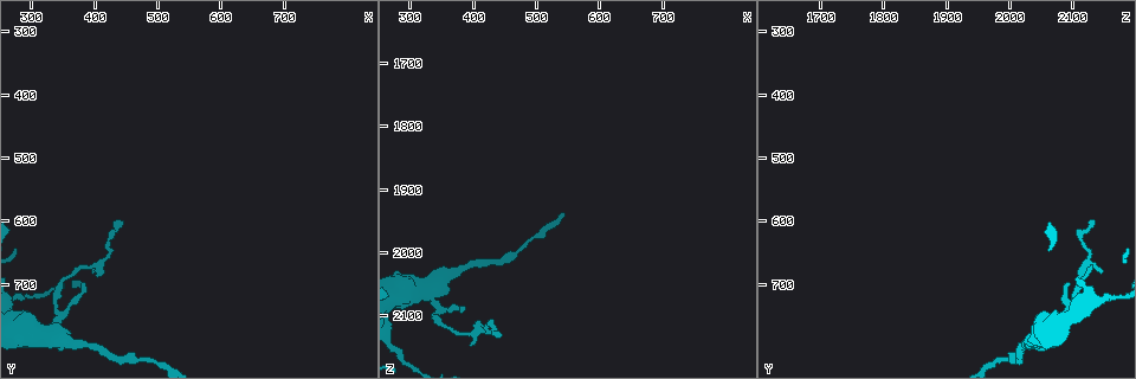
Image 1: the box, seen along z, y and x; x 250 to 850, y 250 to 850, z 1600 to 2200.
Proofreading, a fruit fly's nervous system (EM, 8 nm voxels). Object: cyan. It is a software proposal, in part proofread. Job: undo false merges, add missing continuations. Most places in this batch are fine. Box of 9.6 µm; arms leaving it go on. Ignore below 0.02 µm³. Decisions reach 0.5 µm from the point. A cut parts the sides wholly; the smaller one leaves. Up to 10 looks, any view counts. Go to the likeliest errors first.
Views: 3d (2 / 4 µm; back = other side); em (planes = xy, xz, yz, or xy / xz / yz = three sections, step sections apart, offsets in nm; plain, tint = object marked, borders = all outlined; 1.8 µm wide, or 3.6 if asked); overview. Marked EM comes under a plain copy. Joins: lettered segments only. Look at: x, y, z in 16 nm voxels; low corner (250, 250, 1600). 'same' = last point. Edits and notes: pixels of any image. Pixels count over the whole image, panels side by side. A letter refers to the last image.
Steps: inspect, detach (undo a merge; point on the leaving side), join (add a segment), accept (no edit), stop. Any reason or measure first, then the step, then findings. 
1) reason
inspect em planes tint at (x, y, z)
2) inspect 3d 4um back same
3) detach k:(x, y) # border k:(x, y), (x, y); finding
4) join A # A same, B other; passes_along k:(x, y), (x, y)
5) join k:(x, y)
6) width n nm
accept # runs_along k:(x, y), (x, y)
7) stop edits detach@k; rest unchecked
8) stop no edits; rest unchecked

inspect 3d 2um at (380, 700, 2090)

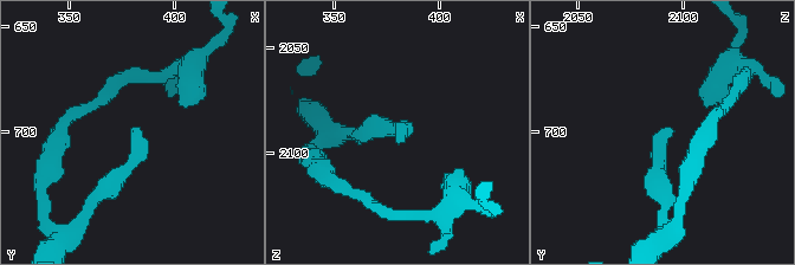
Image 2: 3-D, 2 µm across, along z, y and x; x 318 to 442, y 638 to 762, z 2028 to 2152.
need the tissue
inspect em planes borders at (381, 698, 2093)

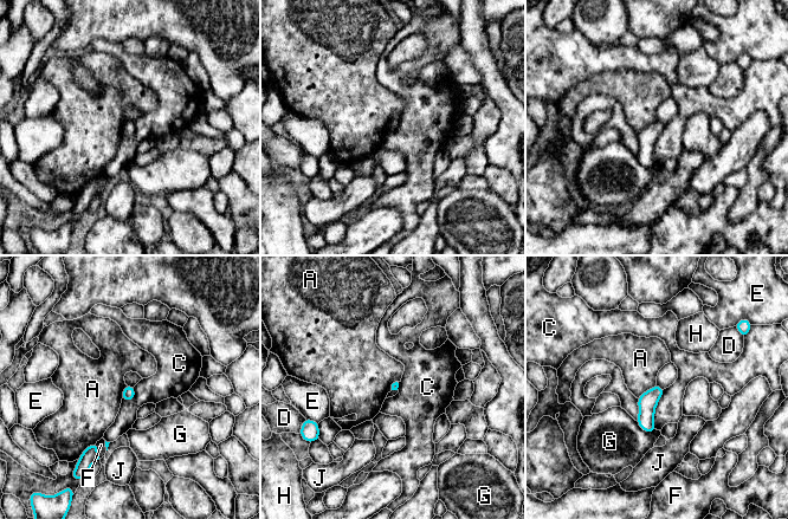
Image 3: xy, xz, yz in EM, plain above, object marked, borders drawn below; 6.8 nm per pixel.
longest_contact C 280 nm
accept # A other, C other, D other, E other, F other, G other, H other, J other; no lettered segment goes on from it

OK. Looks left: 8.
an open end
inspect em xz step 4 tint at (445, 600, 2135)

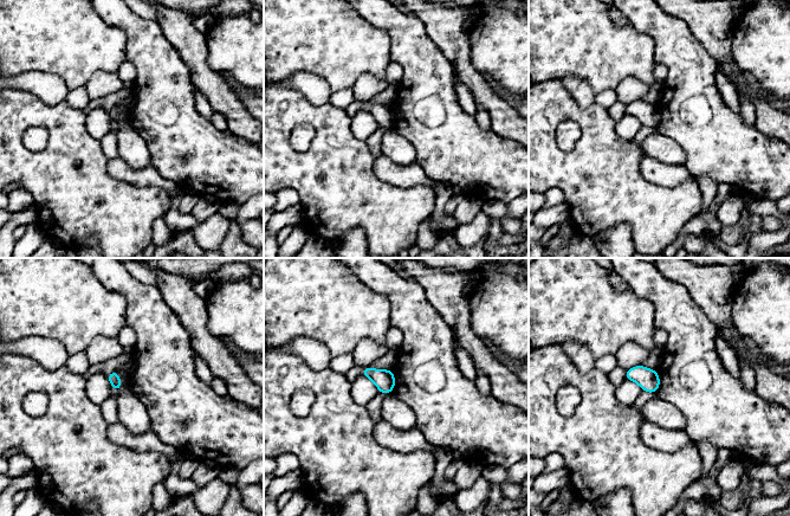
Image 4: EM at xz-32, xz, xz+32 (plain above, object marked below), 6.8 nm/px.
inspect em planes borders same

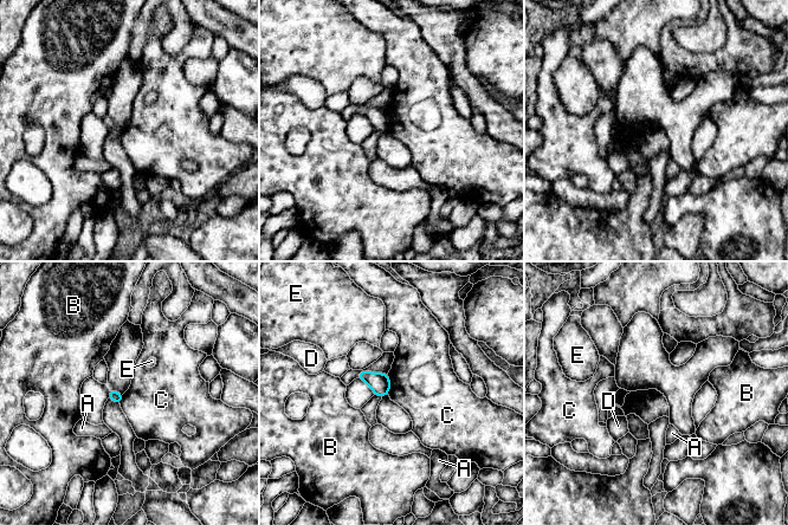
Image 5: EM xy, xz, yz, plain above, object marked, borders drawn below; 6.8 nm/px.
longest_contact C 140 nm
accept # A other, B other, C other, D other, E other; border 5:(387, 374), (389, 380), (388, 394); none of them fits

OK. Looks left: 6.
sudden change in width
inspect em xz step 4 borders at (370, 790, 2030)

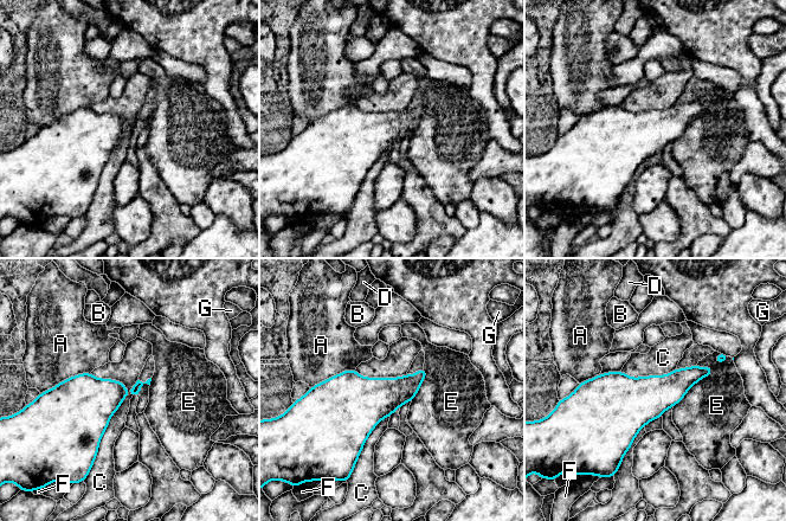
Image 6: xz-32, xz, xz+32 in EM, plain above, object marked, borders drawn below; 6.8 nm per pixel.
inspect em xy step 16 borders same

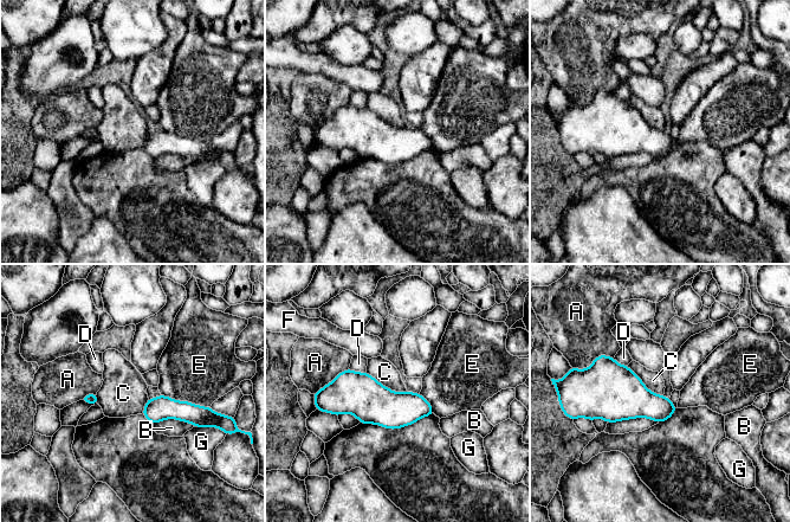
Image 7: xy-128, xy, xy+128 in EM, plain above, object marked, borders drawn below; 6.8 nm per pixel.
accept # A other, B other, C other, D other, E other, F other, G other; border 7:(366, 372), (393, 391), (406, 391); one neuron here

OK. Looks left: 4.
a narrow waist
inspect em xz step 8 tint at (475, 815, 1995)

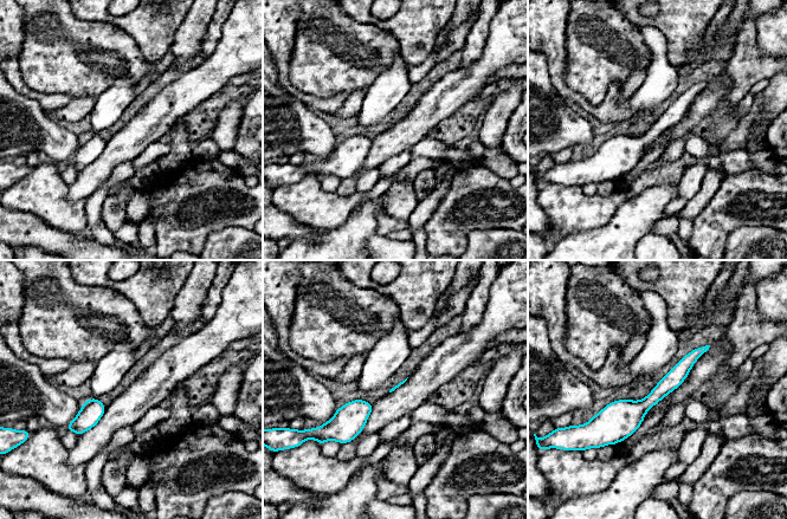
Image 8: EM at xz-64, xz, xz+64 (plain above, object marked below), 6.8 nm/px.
inspect em planes borders same

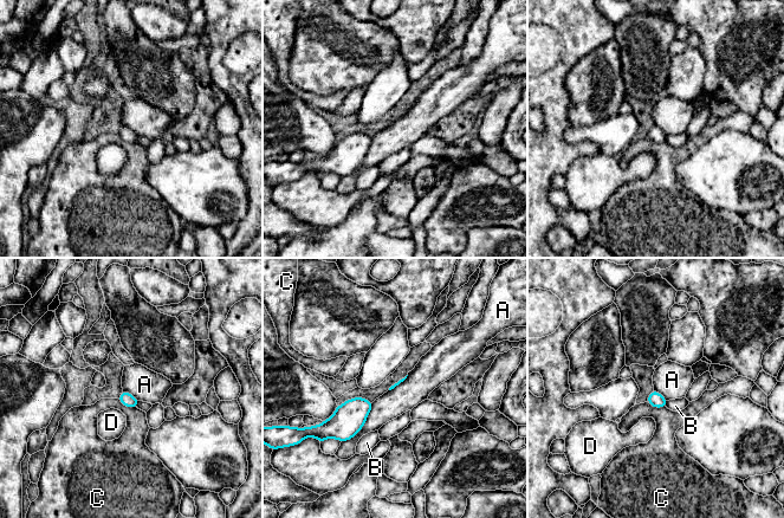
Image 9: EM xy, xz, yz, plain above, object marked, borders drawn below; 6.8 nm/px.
accept # A other, B other, C other, D other; border 9:(373, 402), (364, 425), (341, 442); continuous, no second neuron

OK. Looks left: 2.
stop no edits; rest unchecked

